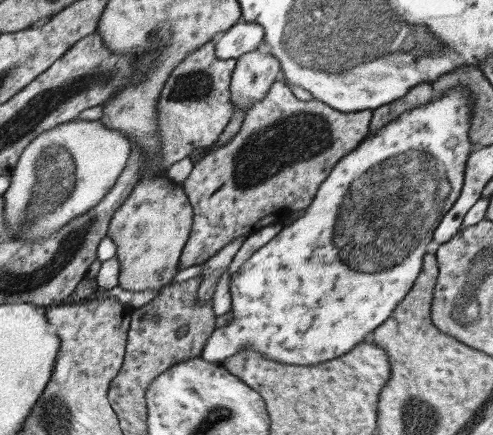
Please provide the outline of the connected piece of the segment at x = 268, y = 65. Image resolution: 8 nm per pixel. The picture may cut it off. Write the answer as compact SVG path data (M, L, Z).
M256 49L242 55L241 58L237 59L230 82L230 94L234 112L238 111L238 109L246 109L246 112L248 112L248 109L254 103L264 98L264 95L270 89L270 85L281 77L280 63L271 53L263 54Z

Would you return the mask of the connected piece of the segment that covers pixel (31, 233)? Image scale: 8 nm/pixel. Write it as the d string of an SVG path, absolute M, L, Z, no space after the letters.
M76 118L70 122L46 130L46 132L40 133L36 138L33 138L32 142L29 142L28 146L22 151L22 154L10 175L10 186L2 195L2 197L4 197L4 217L6 217L4 225L12 231L12 236L16 237L16 239L24 239L24 241L38 241L40 238L44 239L44 237L48 237L48 235L58 232L58 229L64 227L70 220L83 215L88 212L88 210L92 209L92 207L95 207L96 204L100 202L100 199L114 187L114 183L118 181L120 173L122 173L124 167L128 165L130 151L131 142L128 140L128 137L119 130L106 127L100 120L85 121L84 119Z

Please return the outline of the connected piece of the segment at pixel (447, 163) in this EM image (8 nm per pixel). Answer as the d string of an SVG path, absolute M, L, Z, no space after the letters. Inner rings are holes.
M456 86L452 90L448 90L444 96L434 98L424 106L416 106L416 108L400 114L396 120L382 126L372 136L366 136L350 154L340 158L331 173L319 186L318 192L310 205L302 210L300 218L297 218L292 226L283 227L270 242L254 251L254 254L238 268L239 270L232 274L229 291L231 292L233 320L229 324L216 329L210 335L202 350L202 359L222 365L228 357L235 355L238 350L252 347L252 349L262 352L264 356L268 356L268 359L272 358L272 360L278 360L278 362L284 362L284 364L310 366L310 364L318 364L318 362L338 358L338 356L346 354L348 350L352 350L356 344L364 342L368 332L372 332L372 330L376 330L378 326L382 325L394 312L396 306L404 300L408 291L411 290L412 284L420 274L424 255L428 252L426 246L433 237L434 229L440 224L441 218L452 208L452 205L460 196L464 184L466 163L470 153L475 149L468 137L470 125L472 125L470 90L466 86Z

